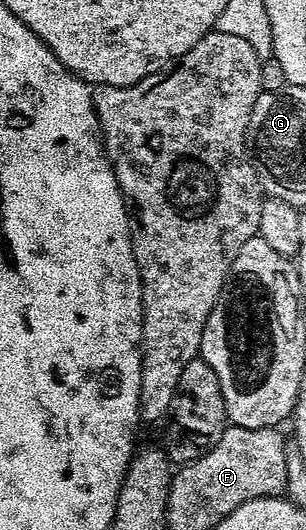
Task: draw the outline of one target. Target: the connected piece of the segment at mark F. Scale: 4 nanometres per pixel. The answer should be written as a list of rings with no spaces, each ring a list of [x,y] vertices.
[[[226,425],[224,435],[203,452],[206,458],[206,505],[225,513],[226,509],[236,511],[244,503],[261,497],[281,497],[286,493],[288,463],[285,451],[288,444],[278,434],[277,428],[249,429],[239,425]]]

